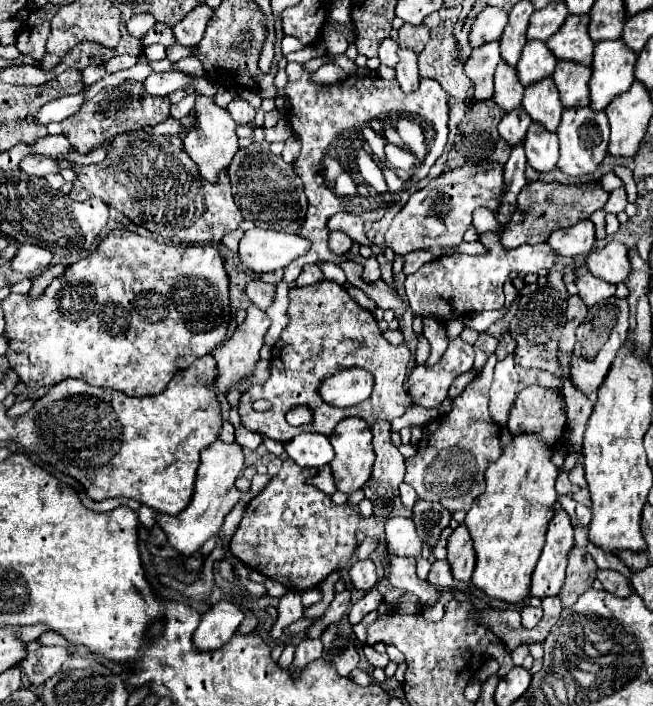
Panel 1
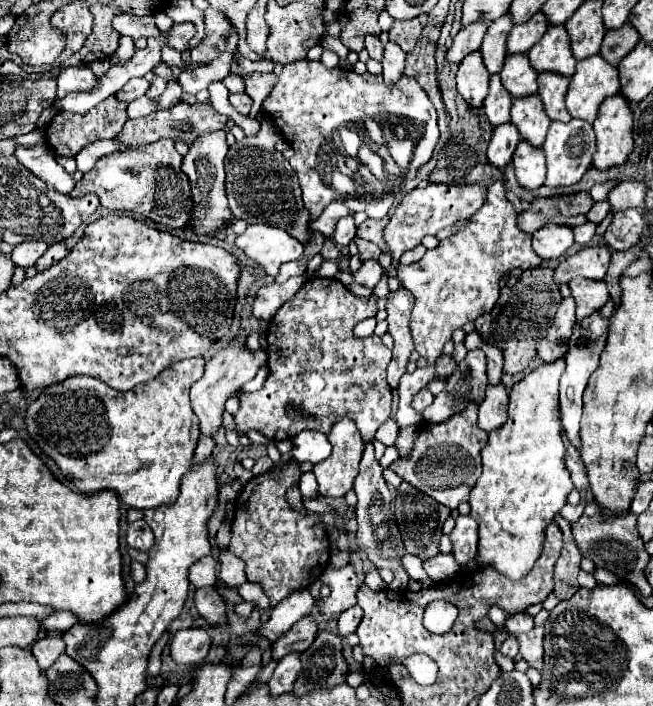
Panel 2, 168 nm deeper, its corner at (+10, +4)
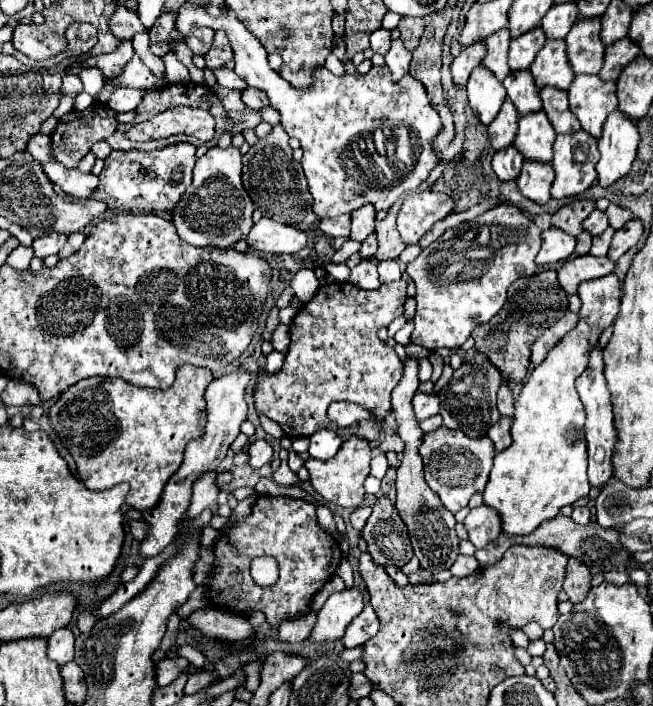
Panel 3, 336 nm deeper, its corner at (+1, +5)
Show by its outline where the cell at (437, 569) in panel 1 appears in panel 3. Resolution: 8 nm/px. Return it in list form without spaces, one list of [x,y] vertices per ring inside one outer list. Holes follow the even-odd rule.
[[[459,556],[459,558],[455,560],[455,564],[453,564],[449,570],[451,570],[453,576],[463,578],[463,576],[473,574],[477,568],[479,568],[479,564],[477,564],[477,560],[475,560],[473,556]]]

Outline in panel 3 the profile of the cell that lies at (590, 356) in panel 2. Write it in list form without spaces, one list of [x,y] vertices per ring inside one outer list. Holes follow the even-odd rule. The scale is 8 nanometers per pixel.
[[[599,344],[593,346],[589,354],[589,366],[587,370],[577,378],[575,388],[579,392],[579,398],[583,402],[587,422],[585,422],[585,438],[587,438],[587,452],[589,452],[589,484],[591,486],[603,486],[611,476],[611,454],[613,446],[617,440],[617,432],[613,426],[613,412],[611,412],[611,400],[609,400],[609,390],[605,386],[605,376],[603,376],[603,348]]]

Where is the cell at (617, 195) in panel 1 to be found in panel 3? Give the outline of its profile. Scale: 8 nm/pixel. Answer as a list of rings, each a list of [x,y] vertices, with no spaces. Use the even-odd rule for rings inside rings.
[[[593,210],[587,216],[587,220],[583,222],[583,230],[589,230],[589,234],[593,234],[593,236],[601,234],[607,226],[609,226],[609,218],[607,218],[607,214],[603,210]]]

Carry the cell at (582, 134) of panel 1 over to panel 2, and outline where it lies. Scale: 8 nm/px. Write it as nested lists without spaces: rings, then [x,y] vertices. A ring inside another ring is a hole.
[[[572,119],[570,123],[552,123],[548,129],[548,137],[544,141],[544,153],[546,153],[546,187],[568,187],[582,179],[582,175],[590,169],[592,155],[596,151],[596,139],[594,129],[590,123],[580,123],[580,119]]]

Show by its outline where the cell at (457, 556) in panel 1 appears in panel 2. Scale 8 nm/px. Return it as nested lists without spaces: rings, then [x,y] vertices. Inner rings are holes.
[[[460,515],[456,519],[456,527],[450,533],[450,539],[454,543],[454,557],[460,565],[468,563],[478,553],[478,525],[472,517]]]

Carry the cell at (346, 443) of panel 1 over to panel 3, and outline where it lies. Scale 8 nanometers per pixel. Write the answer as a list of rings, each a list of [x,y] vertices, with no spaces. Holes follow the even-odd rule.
[[[347,438],[341,446],[341,450],[327,462],[319,460],[307,460],[305,468],[311,474],[311,484],[325,498],[325,502],[343,506],[343,508],[359,508],[363,502],[363,482],[369,476],[369,462],[371,462],[371,446],[365,442],[365,438]]]

